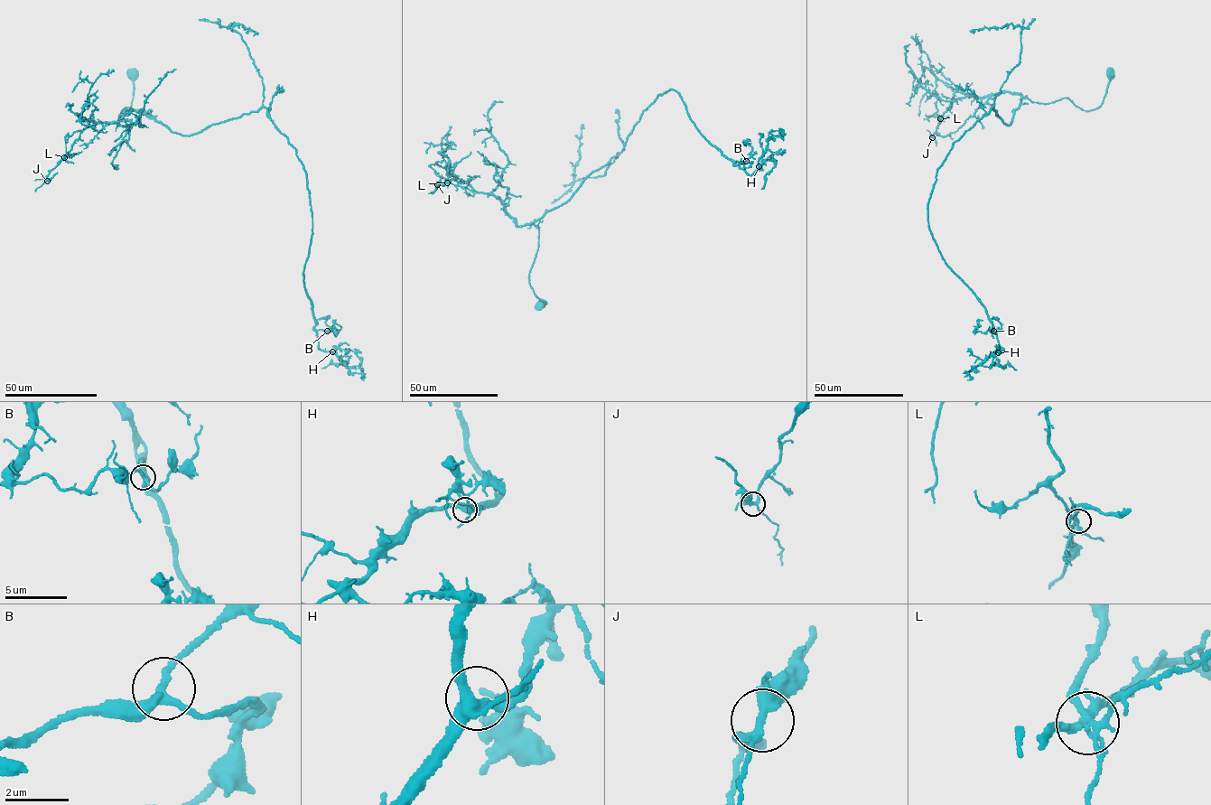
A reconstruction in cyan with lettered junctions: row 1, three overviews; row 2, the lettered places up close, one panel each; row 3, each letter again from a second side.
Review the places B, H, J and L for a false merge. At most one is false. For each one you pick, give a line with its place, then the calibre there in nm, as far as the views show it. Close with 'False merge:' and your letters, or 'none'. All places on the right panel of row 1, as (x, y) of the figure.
L: at (940, 118); 280 nm thick
False merge: L

